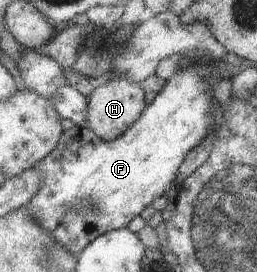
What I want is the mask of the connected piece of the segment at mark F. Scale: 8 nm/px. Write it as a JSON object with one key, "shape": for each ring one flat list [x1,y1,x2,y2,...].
{"shape":[[213,60,210,62,210,66,216,66,216,68,212,68,213,71,211,74,209,74,207,68,201,68,201,66,198,66,195,63,193,64,193,66,180,67,178,69,175,76,167,81,165,88,160,90,157,98,145,108,140,120,137,121,127,133,123,134,122,137,119,137,114,141,109,141,101,138,89,127,74,126,67,129,61,135,57,148,49,154,47,158,44,158,39,164,37,164,37,166,35,166,42,172,43,184,27,208,32,212,34,219,38,223,41,223,55,238,57,238,59,242,61,242,61,244,63,244,63,246,66,246,67,250,70,250,73,254,80,255,89,245,92,244,93,241,96,240,96,238,99,238,101,235,104,235,109,231,127,228,127,226,131,224,131,220,135,220,137,216,141,216,141,212,143,212,145,208,149,208,159,196,168,196,171,192,176,190,177,172,179,172,179,168,181,168,183,162,185,162,187,154,189,154,195,146,199,146,199,144,207,138,207,134,210,134,213,130,213,99,215,99,213,97,213,86,217,86,217,84,223,79,230,79,222,62]]}

